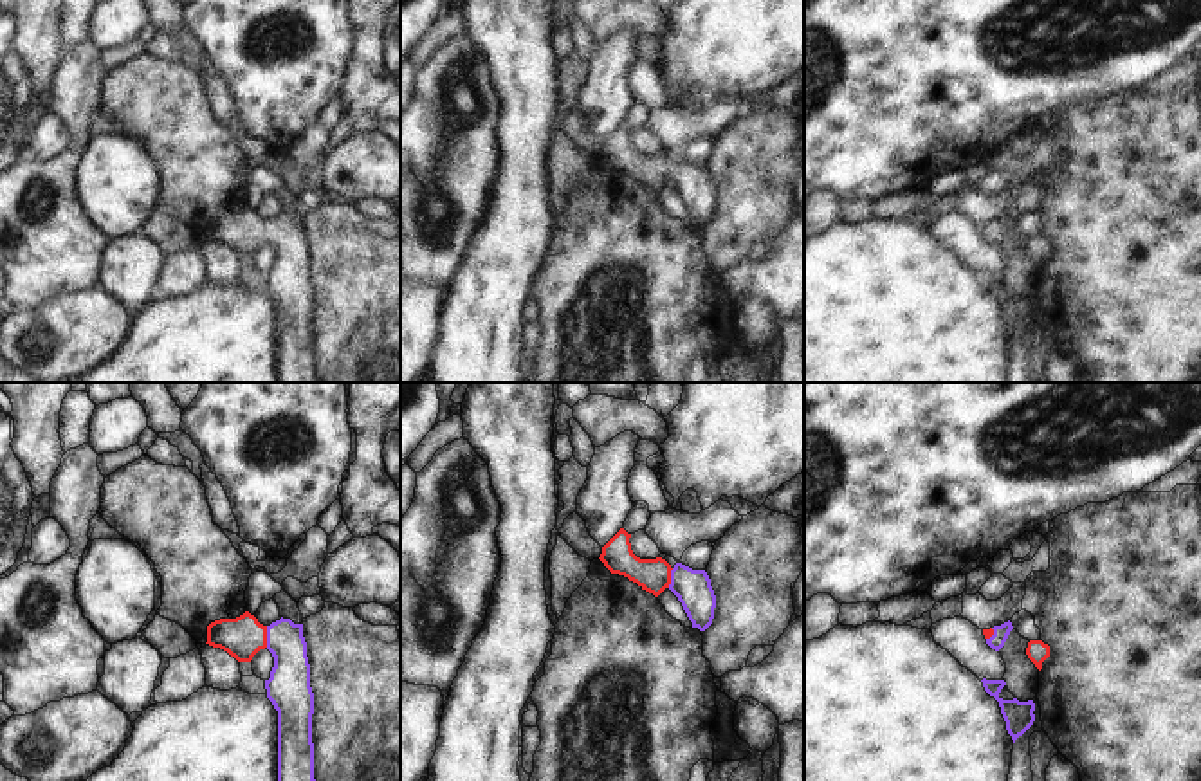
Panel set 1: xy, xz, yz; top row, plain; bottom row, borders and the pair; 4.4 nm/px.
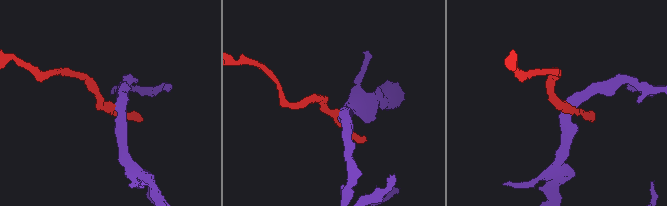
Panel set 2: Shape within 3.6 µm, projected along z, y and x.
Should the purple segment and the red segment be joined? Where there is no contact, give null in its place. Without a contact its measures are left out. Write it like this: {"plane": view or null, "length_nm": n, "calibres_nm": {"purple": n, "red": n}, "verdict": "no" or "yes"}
{"plane": "xy", "length_nm": 100, "calibres_nm": {"purple": 190, "red": 190}, "verdict": "yes"}

